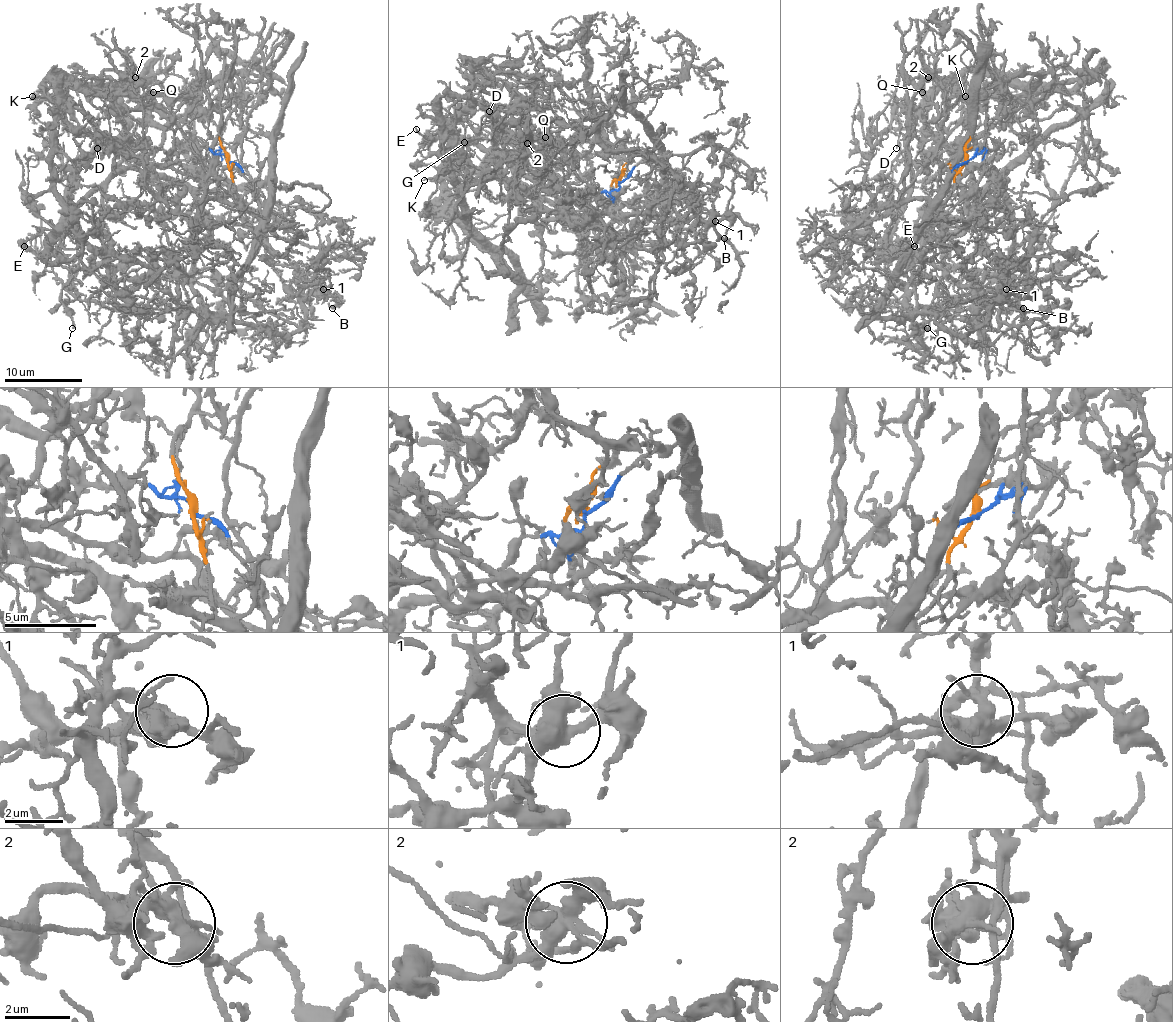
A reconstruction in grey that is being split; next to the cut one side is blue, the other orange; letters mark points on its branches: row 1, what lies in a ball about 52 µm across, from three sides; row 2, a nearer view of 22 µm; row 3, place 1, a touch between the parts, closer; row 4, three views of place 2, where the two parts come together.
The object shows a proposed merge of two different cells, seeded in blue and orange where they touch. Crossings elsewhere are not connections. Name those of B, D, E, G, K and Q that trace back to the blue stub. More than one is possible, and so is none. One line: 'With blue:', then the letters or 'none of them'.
With blue: D, E, G, K, Q

